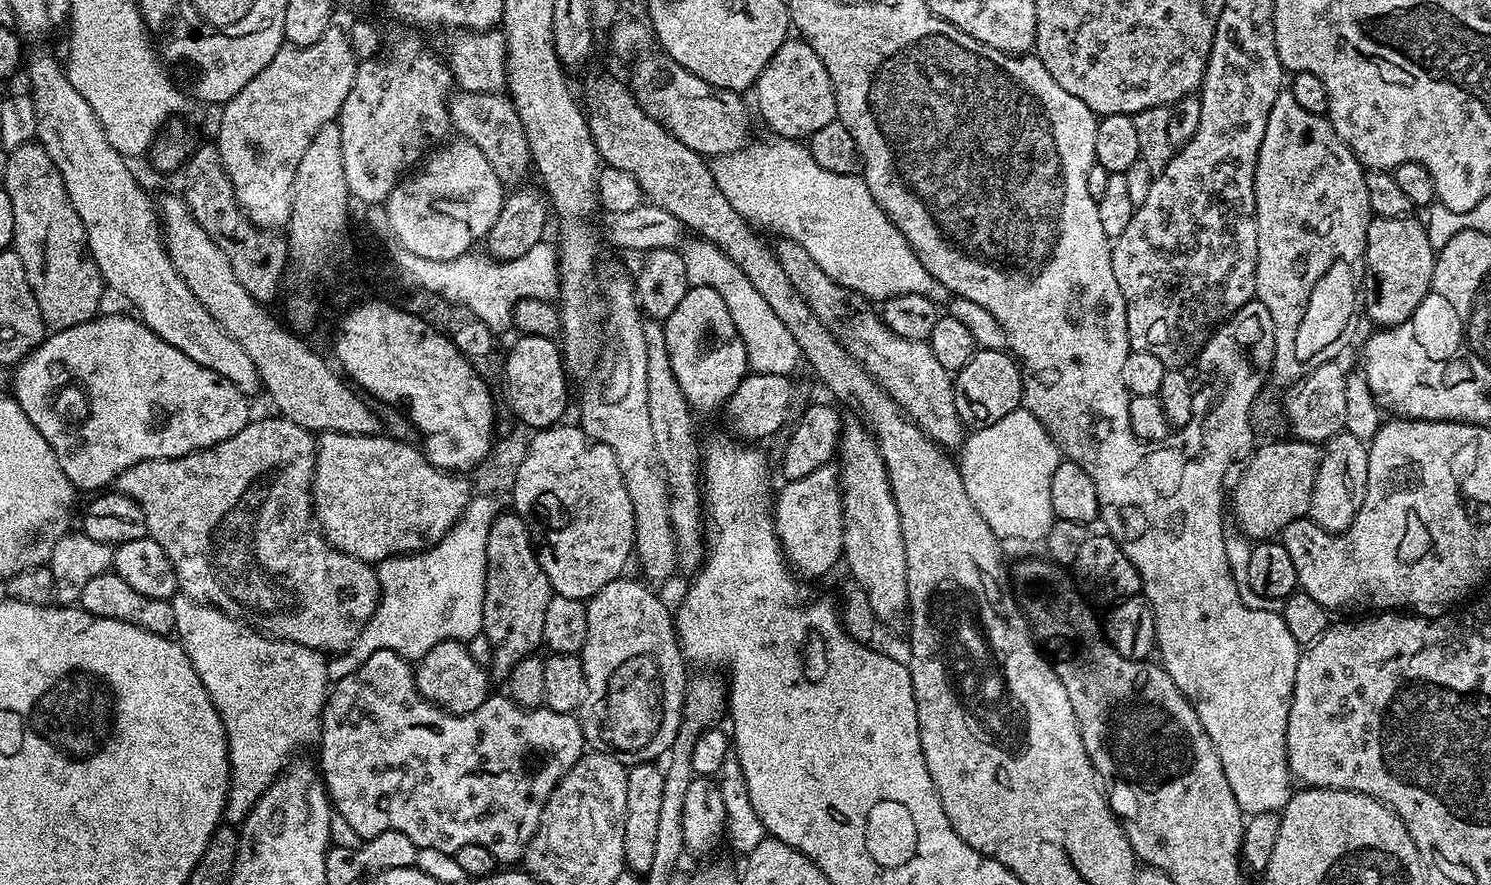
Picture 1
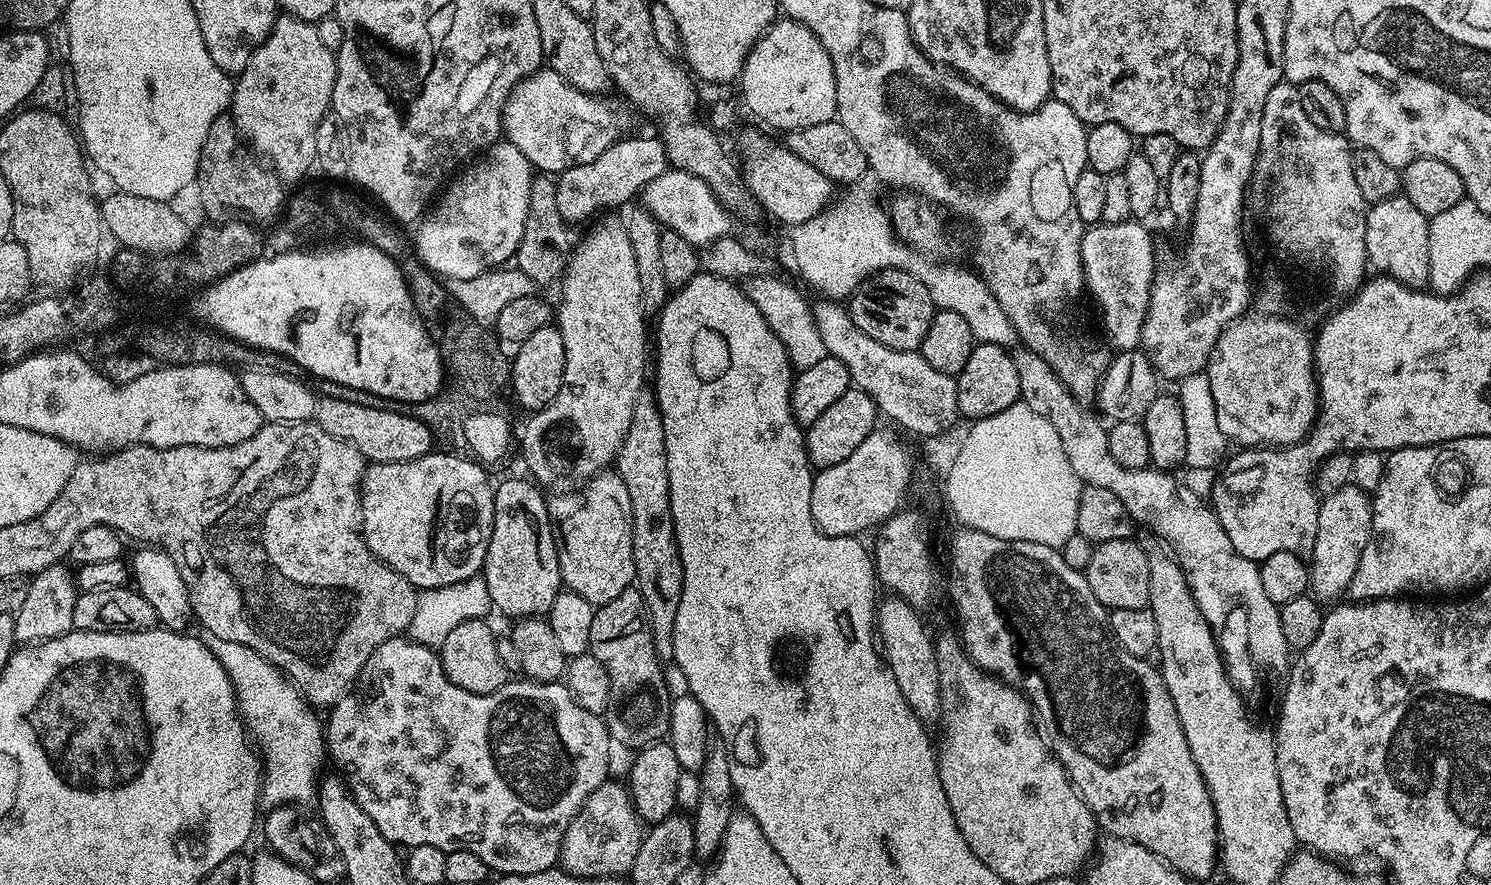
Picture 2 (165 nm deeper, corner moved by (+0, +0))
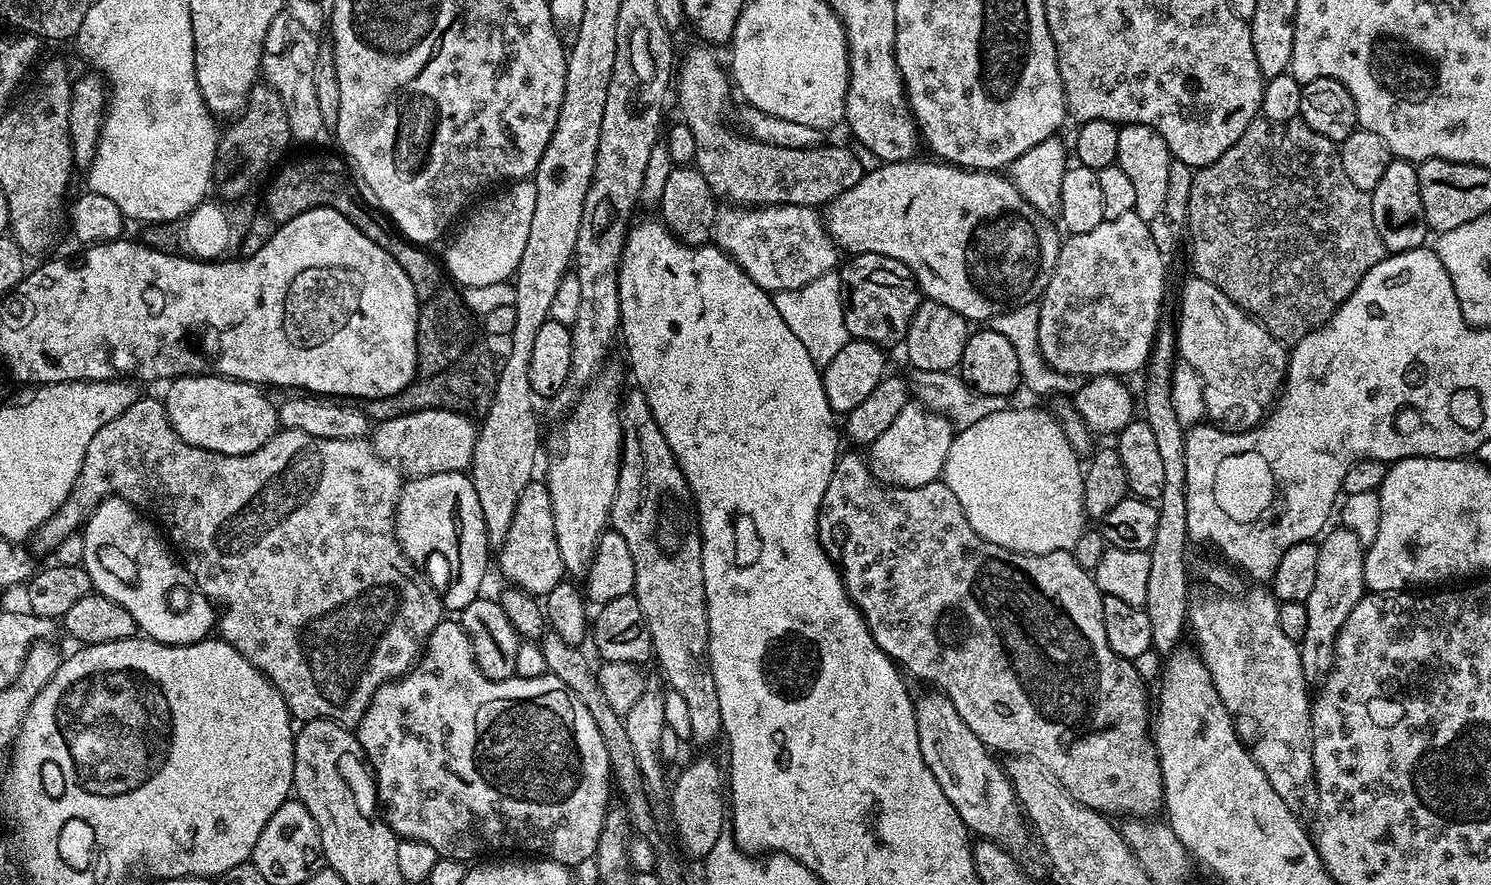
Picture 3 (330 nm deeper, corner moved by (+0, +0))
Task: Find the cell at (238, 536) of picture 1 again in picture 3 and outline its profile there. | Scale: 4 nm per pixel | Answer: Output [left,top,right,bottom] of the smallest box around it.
[30,394,446,730]

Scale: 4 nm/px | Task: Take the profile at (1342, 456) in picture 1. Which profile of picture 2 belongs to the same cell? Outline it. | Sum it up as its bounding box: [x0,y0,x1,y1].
[1310,482,1374,602]

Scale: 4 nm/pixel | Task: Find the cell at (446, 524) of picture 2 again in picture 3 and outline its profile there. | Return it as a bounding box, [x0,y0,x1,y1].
[396,472,490,613]

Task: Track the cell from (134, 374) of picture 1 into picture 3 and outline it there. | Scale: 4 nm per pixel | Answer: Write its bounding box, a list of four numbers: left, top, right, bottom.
[162,376,278,456]

